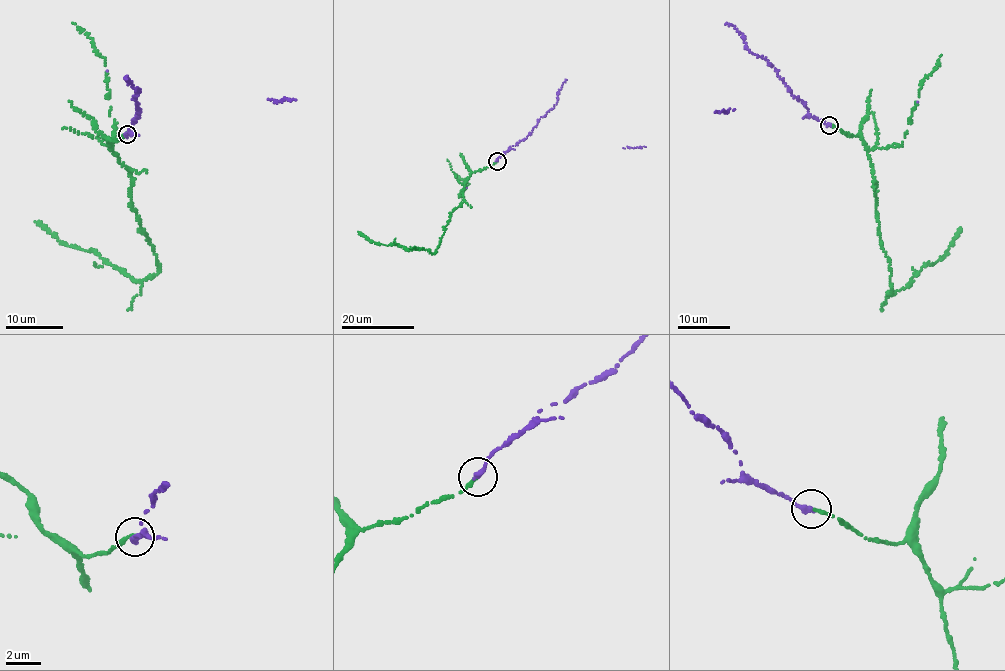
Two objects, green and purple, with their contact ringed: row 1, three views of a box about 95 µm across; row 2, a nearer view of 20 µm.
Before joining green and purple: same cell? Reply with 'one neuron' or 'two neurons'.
one neuron

